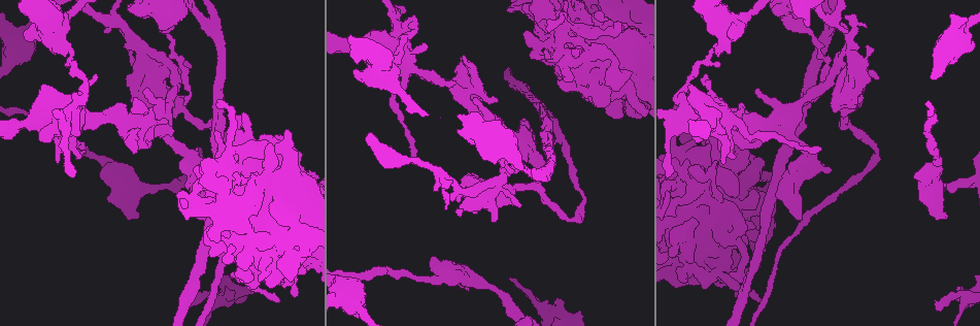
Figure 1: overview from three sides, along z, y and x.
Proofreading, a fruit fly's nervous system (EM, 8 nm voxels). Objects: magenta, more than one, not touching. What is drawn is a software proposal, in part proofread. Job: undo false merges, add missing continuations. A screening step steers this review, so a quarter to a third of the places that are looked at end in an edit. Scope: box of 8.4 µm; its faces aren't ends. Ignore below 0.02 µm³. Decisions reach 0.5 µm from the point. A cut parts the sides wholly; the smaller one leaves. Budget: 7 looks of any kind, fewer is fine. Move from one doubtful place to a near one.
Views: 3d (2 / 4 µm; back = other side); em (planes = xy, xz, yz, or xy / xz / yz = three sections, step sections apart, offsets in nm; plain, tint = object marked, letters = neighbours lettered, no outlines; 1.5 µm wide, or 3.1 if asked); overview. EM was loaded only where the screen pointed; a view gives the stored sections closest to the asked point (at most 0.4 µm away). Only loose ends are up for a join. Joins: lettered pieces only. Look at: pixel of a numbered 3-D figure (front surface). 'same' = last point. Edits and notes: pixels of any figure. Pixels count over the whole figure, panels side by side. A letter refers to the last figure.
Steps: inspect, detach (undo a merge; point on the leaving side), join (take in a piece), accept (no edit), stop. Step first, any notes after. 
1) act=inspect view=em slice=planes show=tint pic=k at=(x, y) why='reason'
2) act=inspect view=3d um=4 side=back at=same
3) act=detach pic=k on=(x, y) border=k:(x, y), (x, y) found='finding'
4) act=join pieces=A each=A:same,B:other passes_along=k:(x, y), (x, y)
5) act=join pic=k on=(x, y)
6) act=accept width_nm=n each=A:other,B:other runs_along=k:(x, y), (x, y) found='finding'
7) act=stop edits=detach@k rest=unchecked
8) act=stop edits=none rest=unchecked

act=inspect view=em slice=planes show=plain pic=1 at=(935, 302) why='tapers out'

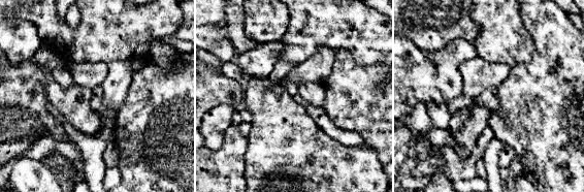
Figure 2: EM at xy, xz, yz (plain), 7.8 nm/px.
act=inspect view=em slice=planes show=letters at=same

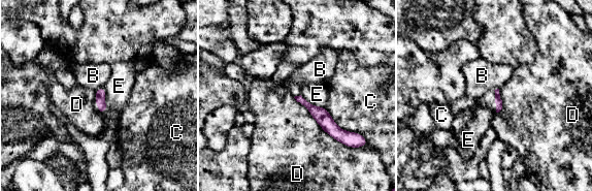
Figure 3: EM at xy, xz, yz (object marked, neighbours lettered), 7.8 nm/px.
act=accept each=B:other,C:other,D:other,E:other border=3:(293, 97), (324, 130), (348, 147) found='no lettered piece goes on from it'

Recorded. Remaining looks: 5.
act=inspect view=em slice=yz step=4 show=letters pic=1 at=(138, 214) why='an open end'

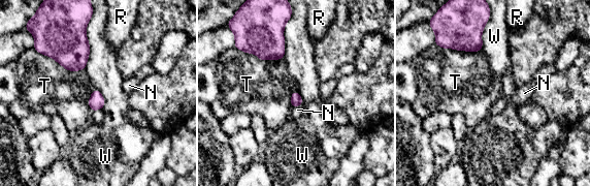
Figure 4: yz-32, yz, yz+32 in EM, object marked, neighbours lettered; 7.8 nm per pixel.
act=accept each=N:other,R:other,T:other,W:other found='no lettered piece goes on from it'

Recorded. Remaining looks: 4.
act=inspect view=3d um=4 pic=1 at=(723, 163) why='free end'

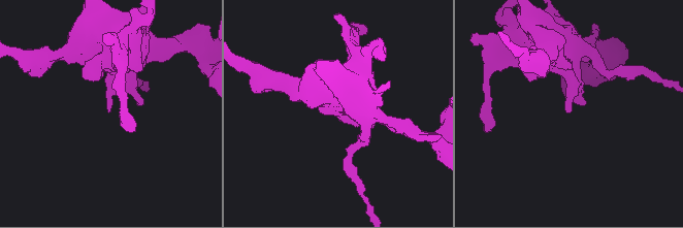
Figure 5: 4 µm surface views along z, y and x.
act=inspect view=em slice=planes show=letters pic=5 at=(567, 111) why='now the EM'

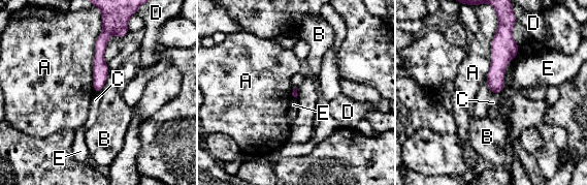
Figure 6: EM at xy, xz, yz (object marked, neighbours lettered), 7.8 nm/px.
act=accept each=A:other,B:other,C:other,D:other,E:other border=6:(108, 73), (103, 87), (98, 92) found='no lettered piece goes on from it'

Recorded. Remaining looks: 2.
act=stop edits=none rest=unchecked

